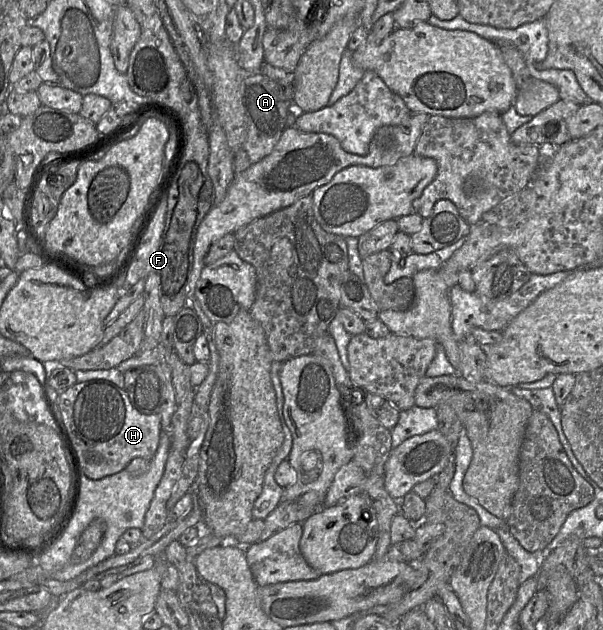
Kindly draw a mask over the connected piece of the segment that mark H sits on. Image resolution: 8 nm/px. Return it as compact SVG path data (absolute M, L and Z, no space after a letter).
M100 379L77 382L59 393L58 407L78 454L82 474L90 479L102 479L119 473L135 458L152 460L157 452L162 431L159 414L146 415L138 412L132 406L125 390L112 382Z

